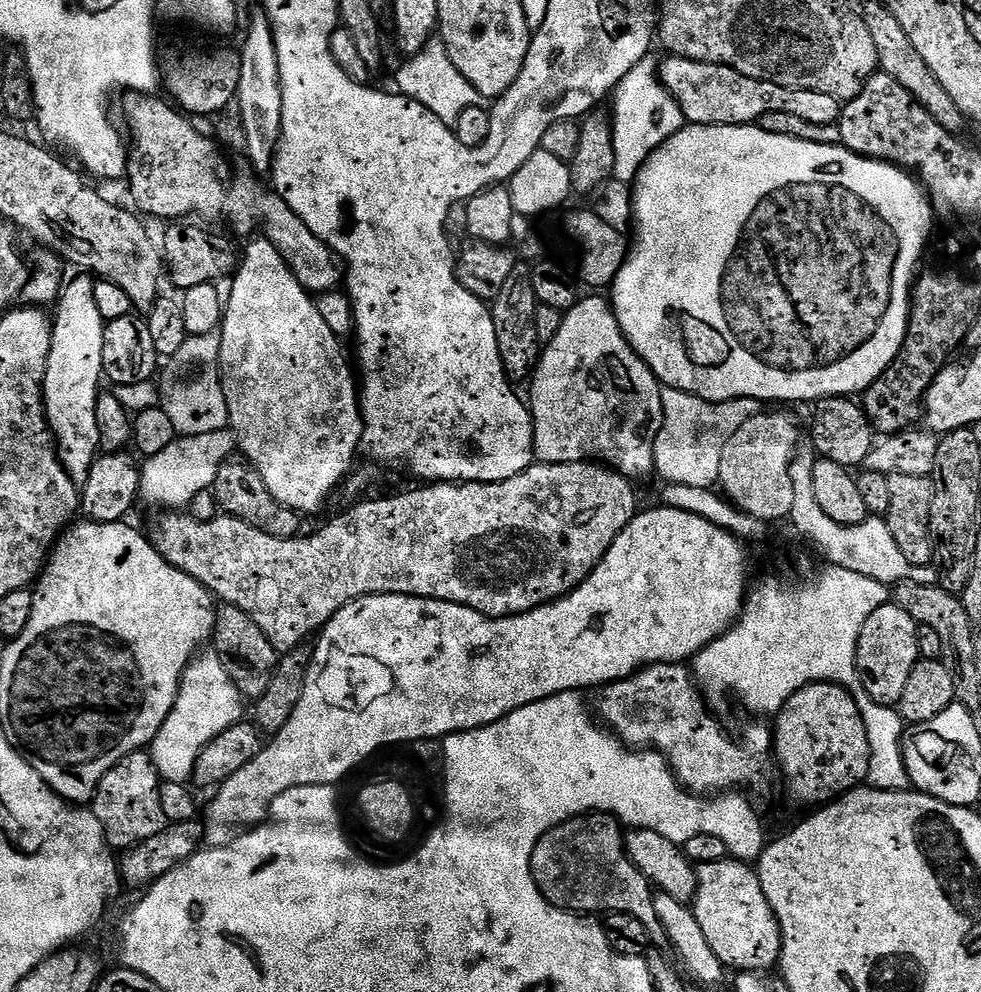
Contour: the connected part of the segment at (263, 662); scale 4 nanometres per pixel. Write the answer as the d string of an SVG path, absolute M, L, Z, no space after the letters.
M221 603L215 609L210 644L241 697L248 699L249 696L249 701L254 702L266 694L266 686L270 686L270 678L276 668L278 653L270 638L266 638L266 634L262 634L261 628L252 621L250 614L238 610L238 606Z

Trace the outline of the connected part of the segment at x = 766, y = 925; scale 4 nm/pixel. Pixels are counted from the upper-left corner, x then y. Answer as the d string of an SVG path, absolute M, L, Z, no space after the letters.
M725 858L696 868L696 898L690 905L704 931L710 950L718 954L725 969L736 972L766 972L780 963L780 923L762 894L755 867L743 860Z

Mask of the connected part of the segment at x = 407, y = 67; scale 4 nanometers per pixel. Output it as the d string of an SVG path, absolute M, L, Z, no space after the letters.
M433 38L417 56L405 59L403 62L405 64L401 66L400 73L396 76L395 87L399 95L408 96L414 102L422 102L422 106L426 106L430 114L438 114L438 118L444 124L454 126L462 110L481 103L482 98L478 90L474 90L474 86L470 86L470 82L466 82L466 78L458 74L458 66L450 62L450 54L443 40Z

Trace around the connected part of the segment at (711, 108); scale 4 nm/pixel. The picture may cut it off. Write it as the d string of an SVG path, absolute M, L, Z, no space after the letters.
M669 55L668 61L661 63L658 75L666 91L678 102L685 121L688 124L705 124L714 126L730 126L731 124L755 125L762 118L762 114L794 114L806 122L815 122L820 126L830 126L840 119L842 101L830 98L830 94L818 94L815 90L794 90L786 86L774 86L774 82L762 82L758 78L746 78L746 74L738 74L738 70L727 68L721 64L703 64L687 60L681 56Z

